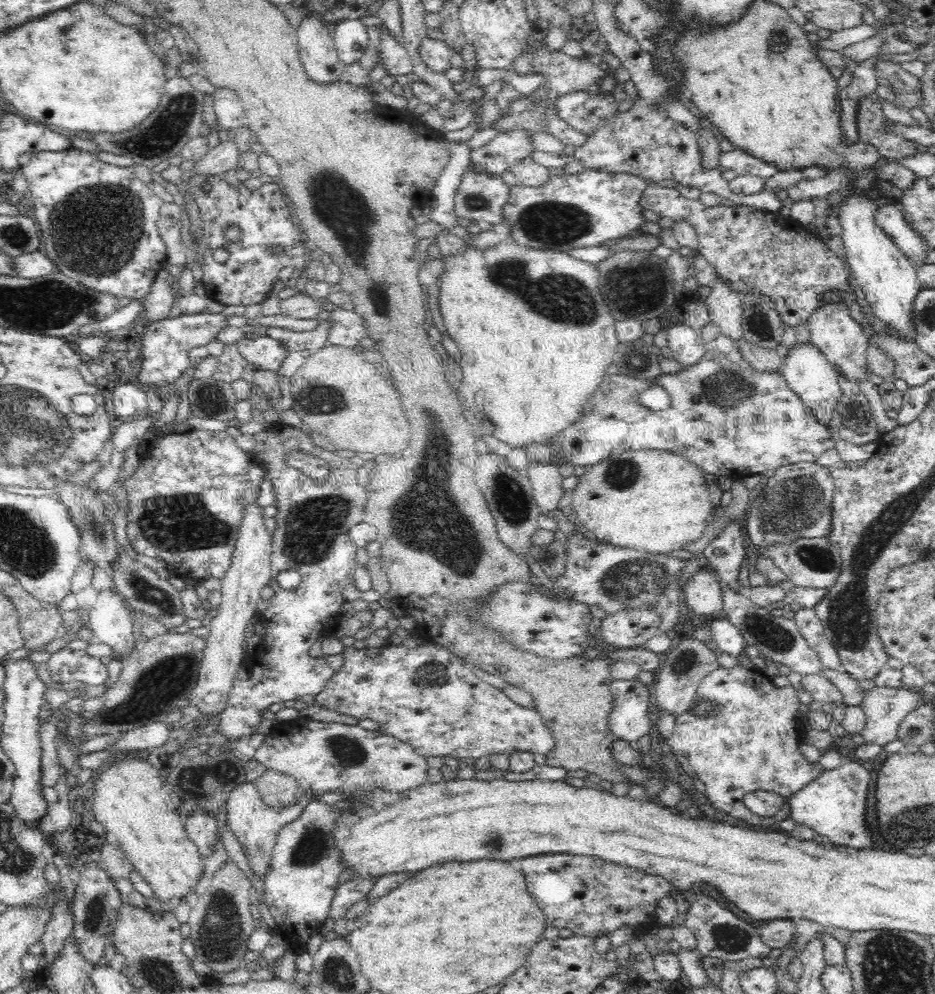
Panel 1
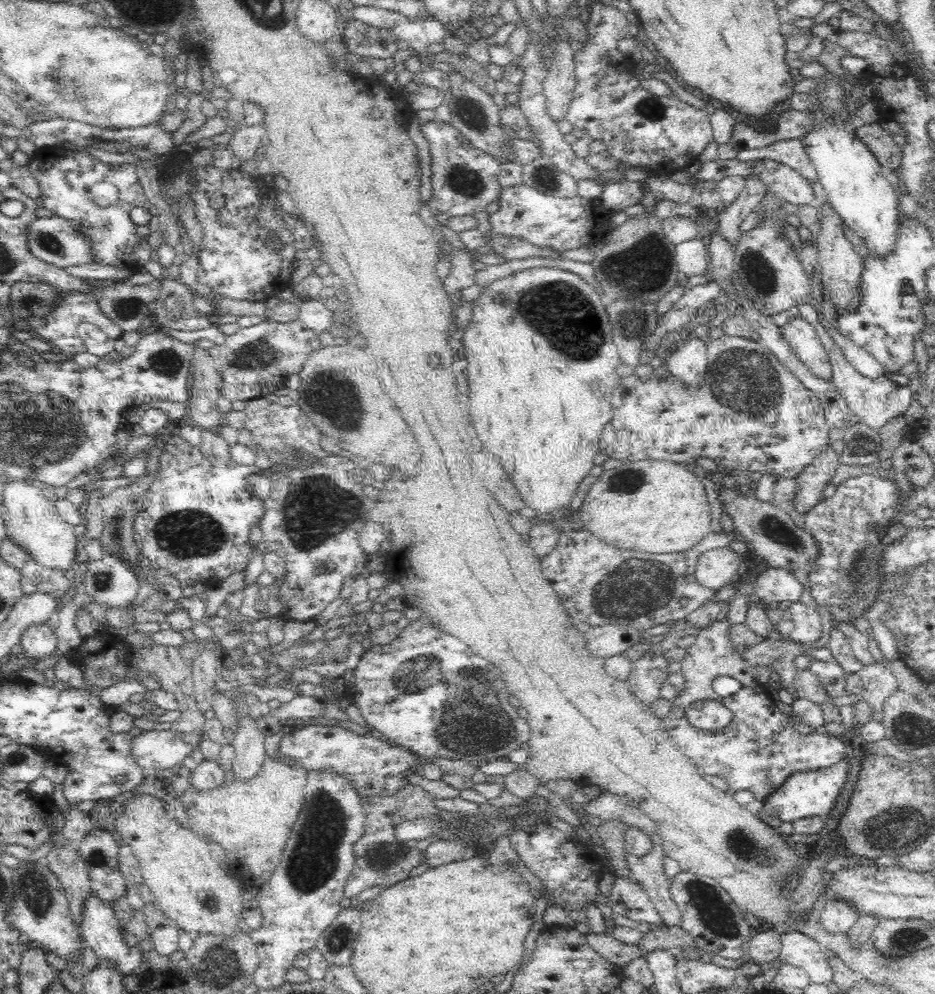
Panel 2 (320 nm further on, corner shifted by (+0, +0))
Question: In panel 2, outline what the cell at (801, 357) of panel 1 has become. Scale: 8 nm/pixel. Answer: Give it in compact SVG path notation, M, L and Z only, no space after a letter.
M793 317L781 325L781 331L792 351L812 374L830 381L833 368L825 346L816 334L816 329L804 317Z

